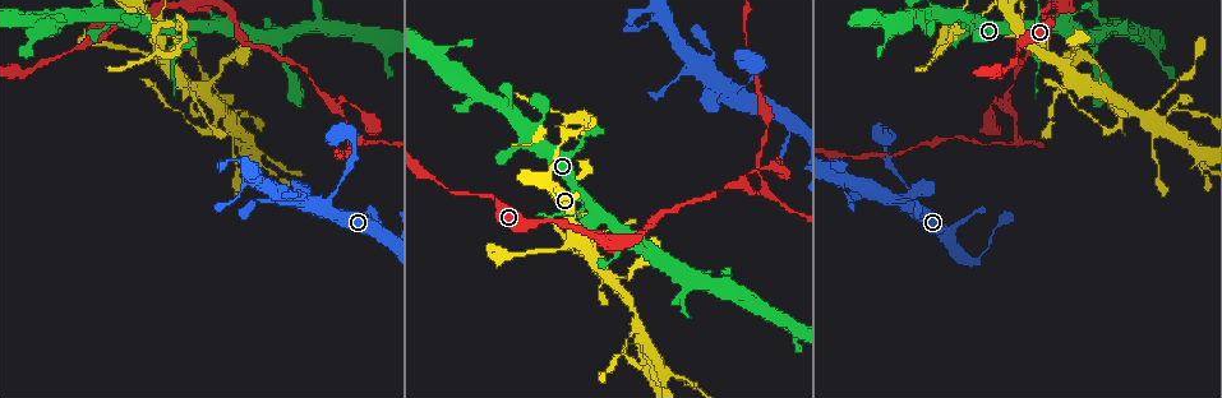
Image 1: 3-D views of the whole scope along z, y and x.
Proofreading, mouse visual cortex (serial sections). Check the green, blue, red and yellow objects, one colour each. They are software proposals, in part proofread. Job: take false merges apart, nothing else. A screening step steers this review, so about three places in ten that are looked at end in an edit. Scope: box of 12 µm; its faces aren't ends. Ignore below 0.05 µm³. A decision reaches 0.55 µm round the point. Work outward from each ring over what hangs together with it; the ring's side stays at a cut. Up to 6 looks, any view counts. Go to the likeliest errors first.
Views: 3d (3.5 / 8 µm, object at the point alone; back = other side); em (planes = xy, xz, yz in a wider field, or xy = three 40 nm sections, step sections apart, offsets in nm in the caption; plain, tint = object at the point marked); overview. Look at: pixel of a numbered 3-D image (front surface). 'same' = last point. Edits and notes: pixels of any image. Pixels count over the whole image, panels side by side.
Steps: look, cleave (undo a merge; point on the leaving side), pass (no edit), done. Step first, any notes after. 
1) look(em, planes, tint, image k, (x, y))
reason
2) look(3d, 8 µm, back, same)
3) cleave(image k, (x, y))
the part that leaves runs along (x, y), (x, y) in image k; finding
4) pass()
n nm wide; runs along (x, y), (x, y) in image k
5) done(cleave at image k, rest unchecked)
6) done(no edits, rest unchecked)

look(em, xy, step 2, tint, image 1, (219, 108))
side arm on a straight run

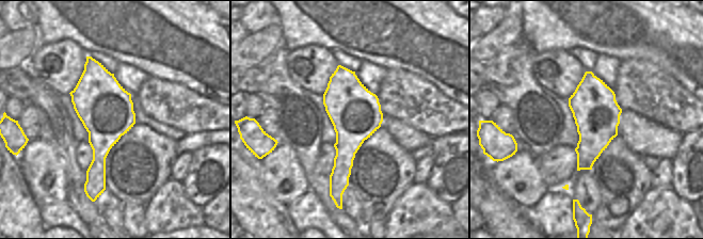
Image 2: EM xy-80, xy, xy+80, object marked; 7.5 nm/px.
look(3d, 3.5 µm, same)
wider look

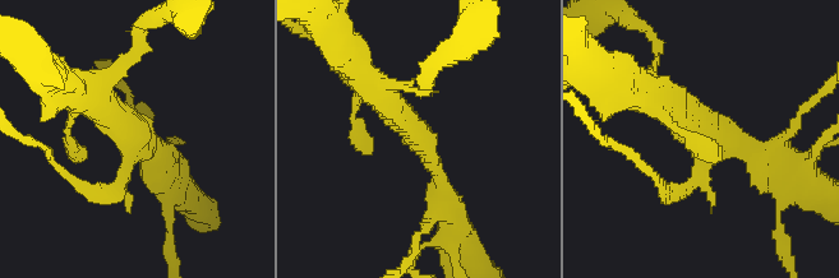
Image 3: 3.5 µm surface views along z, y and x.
pass()
runs along (376, 88), (423, 140), (451, 213) in image 3; continuous, no second cell

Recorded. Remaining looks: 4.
look(3d, 8 µm, image 1, (764, 195))
arms part here

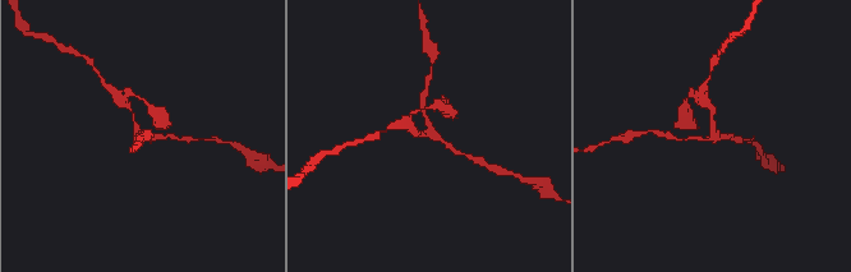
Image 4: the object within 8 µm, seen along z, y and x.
look(3d, 3.5 µm, image 4, (713, 139))
closer look

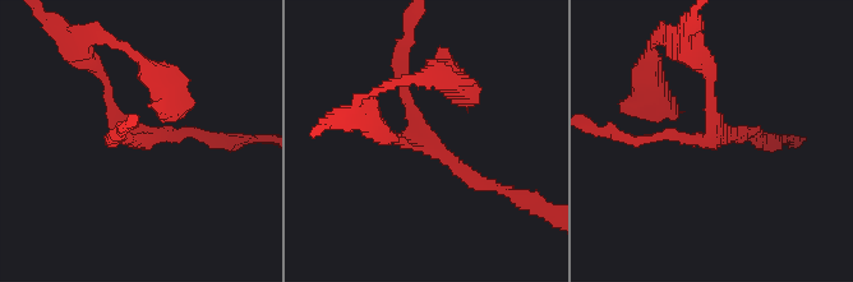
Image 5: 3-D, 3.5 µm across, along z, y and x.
look(em, xy, step 3, tint, image 5, (413, 140))
3 arms; arms of 150, 150, 150 nm; now the EM

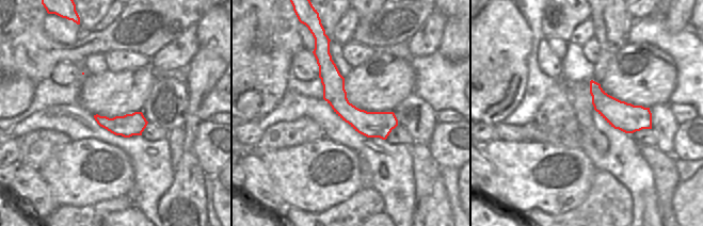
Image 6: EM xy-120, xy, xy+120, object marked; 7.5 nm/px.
pass()
runs along (326, 48), (334, 94), (384, 135) in image 6; one cell here

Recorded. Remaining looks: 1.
done(no edits, rest unchecked)

